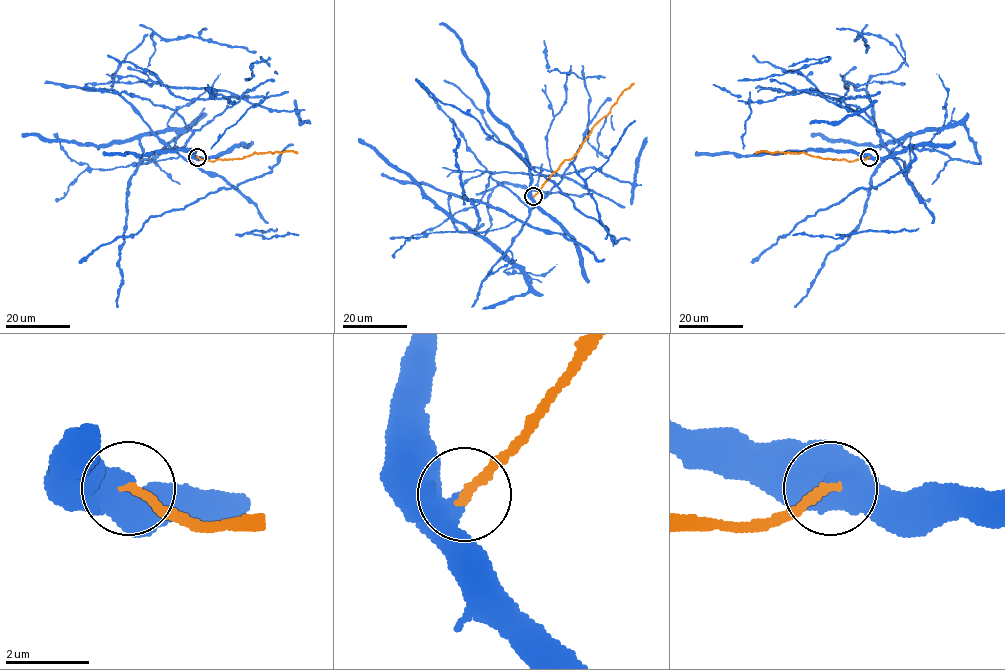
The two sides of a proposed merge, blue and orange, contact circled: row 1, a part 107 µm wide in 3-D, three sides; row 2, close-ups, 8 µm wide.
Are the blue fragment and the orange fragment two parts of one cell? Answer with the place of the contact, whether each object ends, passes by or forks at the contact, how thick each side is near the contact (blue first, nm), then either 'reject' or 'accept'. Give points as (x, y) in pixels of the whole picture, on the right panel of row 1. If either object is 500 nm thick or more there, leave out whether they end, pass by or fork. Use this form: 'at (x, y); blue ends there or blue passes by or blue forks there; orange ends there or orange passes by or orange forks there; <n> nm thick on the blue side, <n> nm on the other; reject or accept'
at (869, 157); blue passes by; orange ends there; 480 nm thick on the blue side, 240 nm on the other; reject

